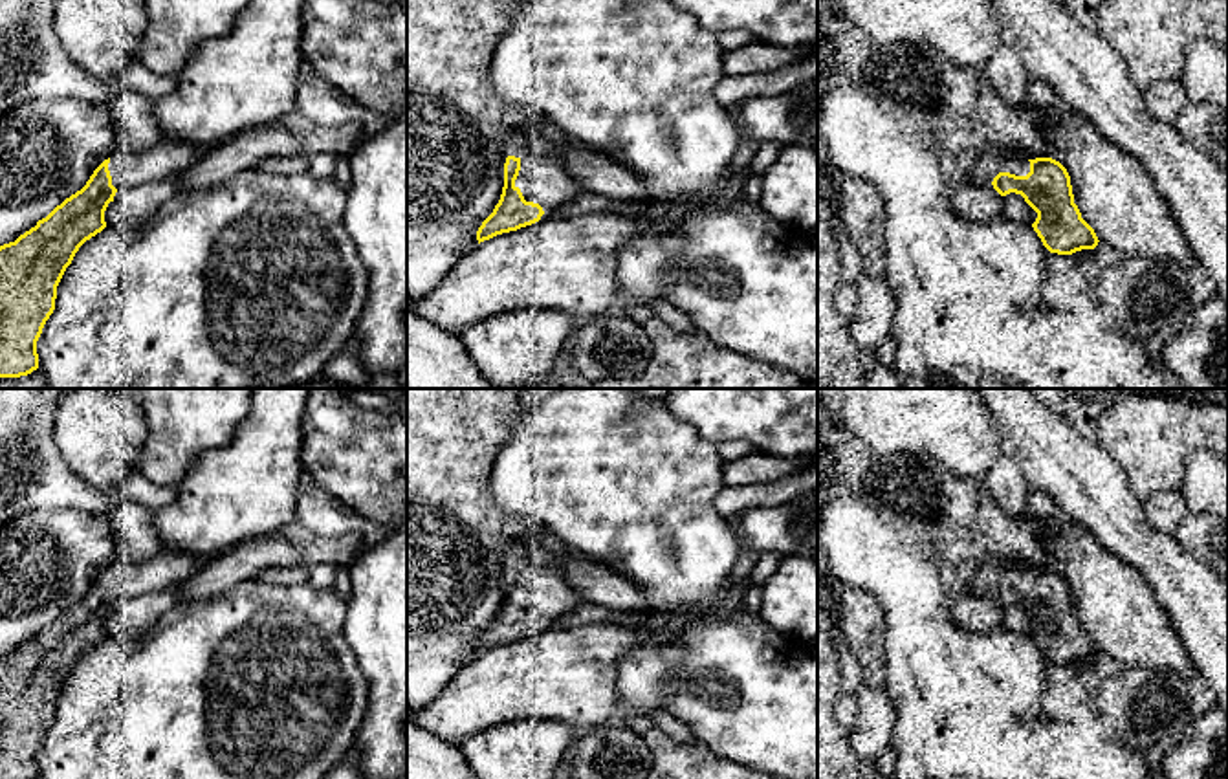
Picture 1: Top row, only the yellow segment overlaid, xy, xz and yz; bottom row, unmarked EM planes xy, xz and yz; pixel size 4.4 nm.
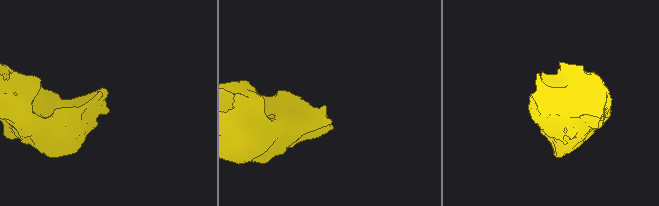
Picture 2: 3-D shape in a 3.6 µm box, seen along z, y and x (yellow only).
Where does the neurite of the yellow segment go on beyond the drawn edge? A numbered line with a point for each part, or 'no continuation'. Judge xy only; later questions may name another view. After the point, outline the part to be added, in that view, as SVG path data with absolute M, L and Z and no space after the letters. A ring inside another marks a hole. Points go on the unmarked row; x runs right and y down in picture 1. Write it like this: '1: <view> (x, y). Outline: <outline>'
1: xy (169, 567). Outline: M161 548L154 559L139 565L115 563L108 574L112 596L126 599L169 588L191 577L205 563L200 557L172 548Z

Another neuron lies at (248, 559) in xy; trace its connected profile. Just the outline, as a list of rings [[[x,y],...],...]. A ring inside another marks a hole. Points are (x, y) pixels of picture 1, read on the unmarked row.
[[[284,533],[249,539],[207,561],[176,588],[180,605],[224,594],[271,566],[297,566],[299,550]]]

